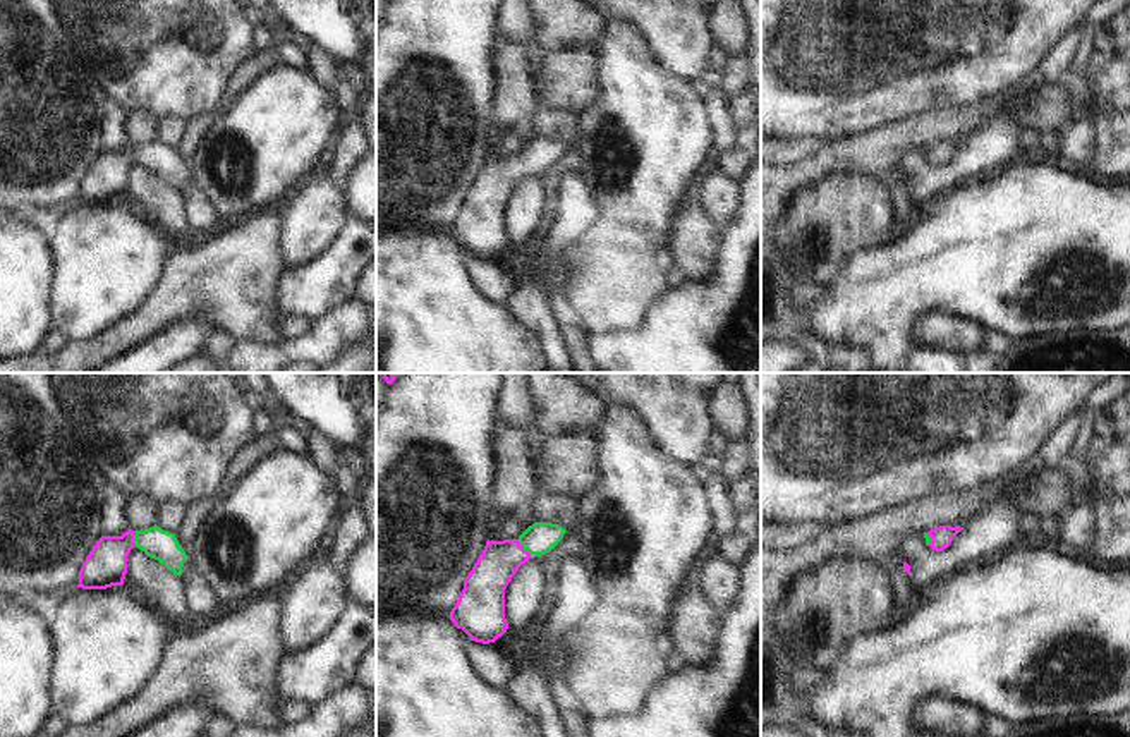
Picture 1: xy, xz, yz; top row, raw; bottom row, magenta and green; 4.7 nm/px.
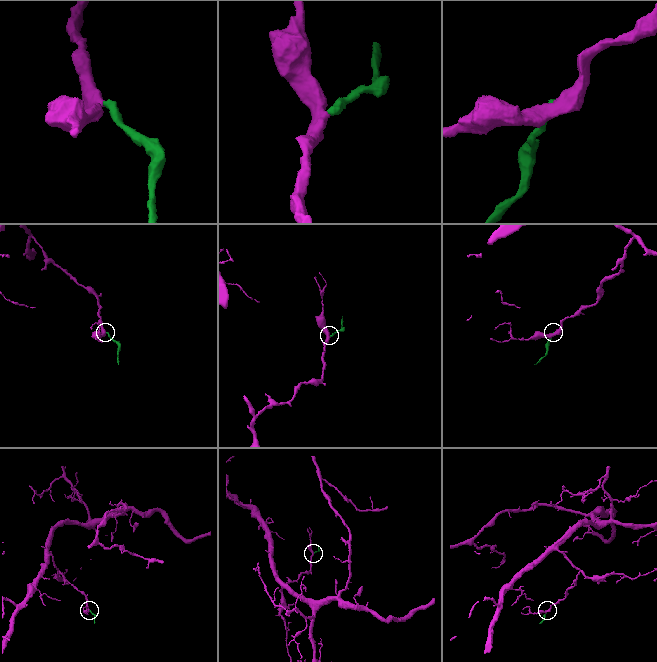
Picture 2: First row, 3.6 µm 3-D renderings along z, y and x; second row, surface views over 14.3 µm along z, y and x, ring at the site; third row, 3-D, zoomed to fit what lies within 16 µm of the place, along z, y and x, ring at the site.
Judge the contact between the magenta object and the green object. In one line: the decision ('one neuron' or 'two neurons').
one neuron

